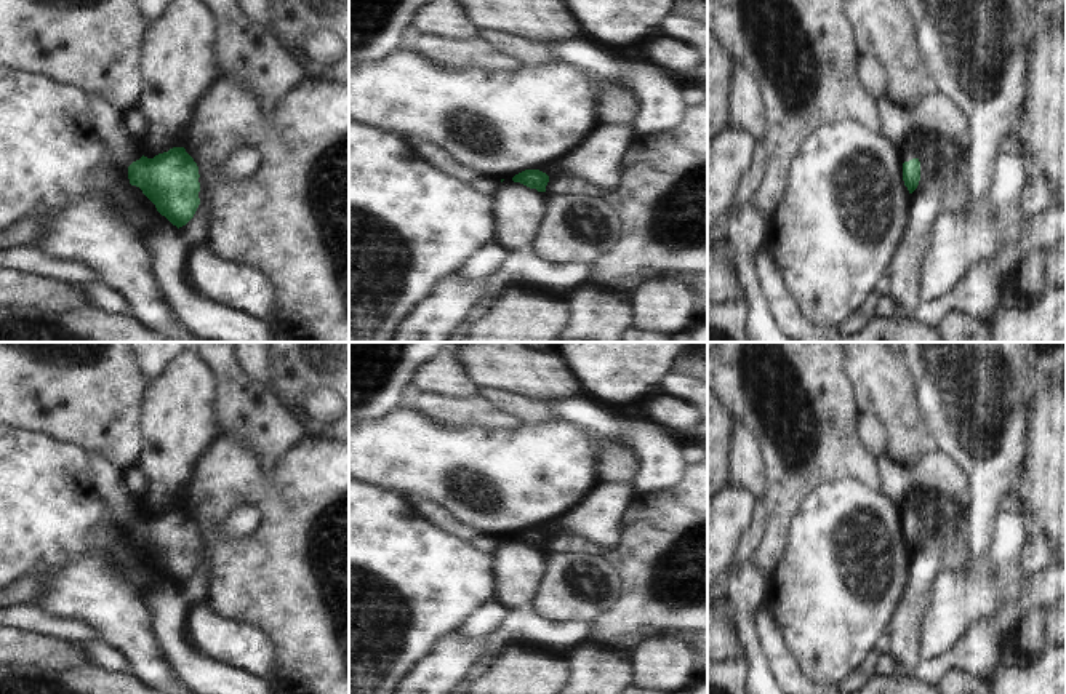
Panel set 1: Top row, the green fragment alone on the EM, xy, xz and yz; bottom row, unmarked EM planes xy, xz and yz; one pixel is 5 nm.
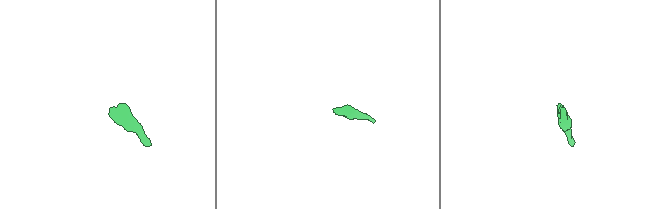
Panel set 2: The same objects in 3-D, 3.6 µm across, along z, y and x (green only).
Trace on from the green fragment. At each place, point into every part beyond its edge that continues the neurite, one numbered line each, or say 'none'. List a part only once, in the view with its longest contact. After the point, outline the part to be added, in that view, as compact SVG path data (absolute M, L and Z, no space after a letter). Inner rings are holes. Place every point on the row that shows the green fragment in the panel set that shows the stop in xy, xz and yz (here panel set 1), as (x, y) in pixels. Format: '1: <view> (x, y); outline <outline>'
1: xy (125, 151); outline M90 96L94 126L114 155L120 171L128 174L128 166L142 157L141 142L125 136L118 123L118 110L102 96Z

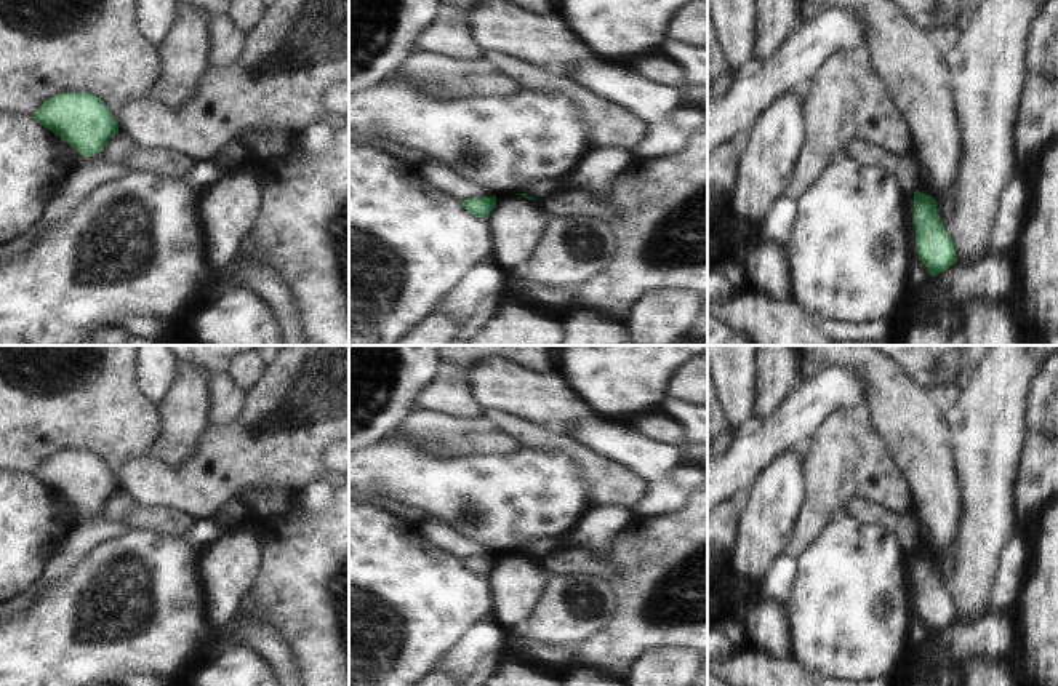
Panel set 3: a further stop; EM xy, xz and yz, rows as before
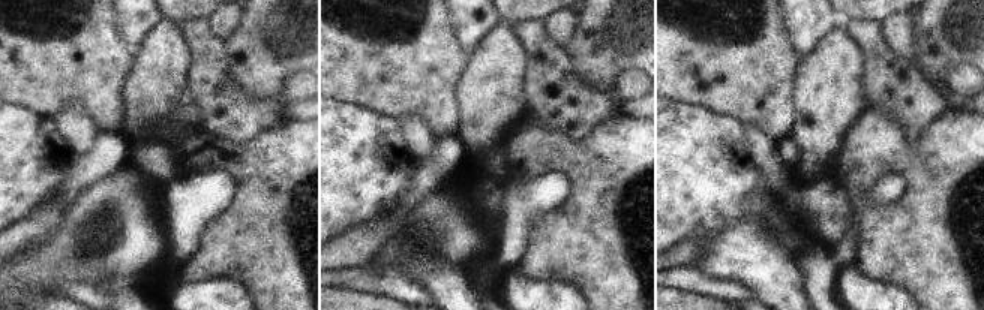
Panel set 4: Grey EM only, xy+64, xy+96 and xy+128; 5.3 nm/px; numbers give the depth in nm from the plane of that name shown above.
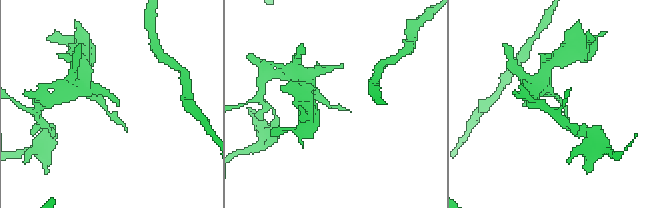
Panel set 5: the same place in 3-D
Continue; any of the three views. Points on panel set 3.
none

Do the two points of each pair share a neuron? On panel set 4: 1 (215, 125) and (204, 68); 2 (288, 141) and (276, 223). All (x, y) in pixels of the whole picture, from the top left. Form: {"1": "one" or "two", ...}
{"1": "one", "2": "one"}

